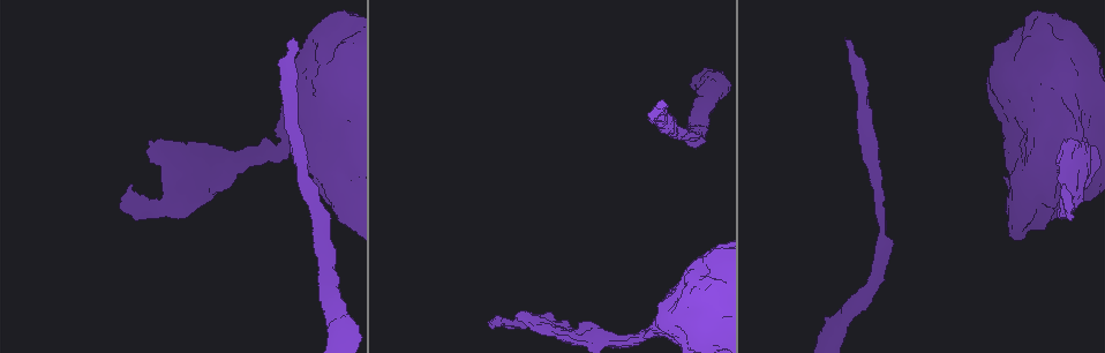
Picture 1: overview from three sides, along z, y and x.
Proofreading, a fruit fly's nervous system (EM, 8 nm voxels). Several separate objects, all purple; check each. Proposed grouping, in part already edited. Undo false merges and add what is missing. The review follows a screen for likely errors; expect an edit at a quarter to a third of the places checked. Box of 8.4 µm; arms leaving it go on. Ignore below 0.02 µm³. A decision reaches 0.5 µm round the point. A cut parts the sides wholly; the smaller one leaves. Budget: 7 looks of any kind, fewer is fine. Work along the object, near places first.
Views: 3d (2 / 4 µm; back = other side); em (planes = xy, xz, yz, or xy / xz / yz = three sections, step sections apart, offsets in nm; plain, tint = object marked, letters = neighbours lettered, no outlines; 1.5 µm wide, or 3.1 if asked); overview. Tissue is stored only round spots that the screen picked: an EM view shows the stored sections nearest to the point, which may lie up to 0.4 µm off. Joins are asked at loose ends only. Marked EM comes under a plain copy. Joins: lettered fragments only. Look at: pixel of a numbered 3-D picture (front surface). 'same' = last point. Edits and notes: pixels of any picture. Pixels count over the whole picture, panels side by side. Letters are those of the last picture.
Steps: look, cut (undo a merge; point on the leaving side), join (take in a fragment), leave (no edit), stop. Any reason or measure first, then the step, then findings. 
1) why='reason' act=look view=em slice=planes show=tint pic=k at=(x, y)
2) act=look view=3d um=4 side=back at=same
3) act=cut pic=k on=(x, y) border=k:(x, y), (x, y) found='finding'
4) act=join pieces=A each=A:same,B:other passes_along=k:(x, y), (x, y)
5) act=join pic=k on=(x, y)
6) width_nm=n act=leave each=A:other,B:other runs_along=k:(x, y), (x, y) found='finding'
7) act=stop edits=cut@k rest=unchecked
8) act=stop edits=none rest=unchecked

why='branch stops here' act=look view=3d um=2 pic=1 at=(294, 39)

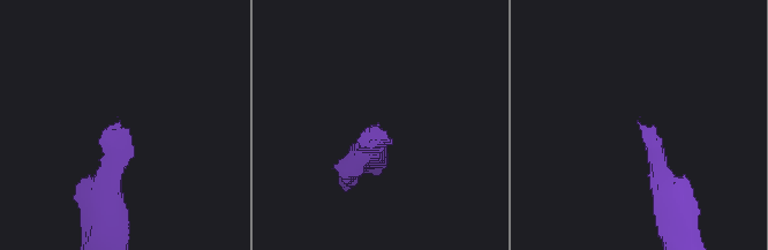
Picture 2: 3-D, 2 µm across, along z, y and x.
act=look view=em slice=planes show=letters pic=2 at=(373, 125)

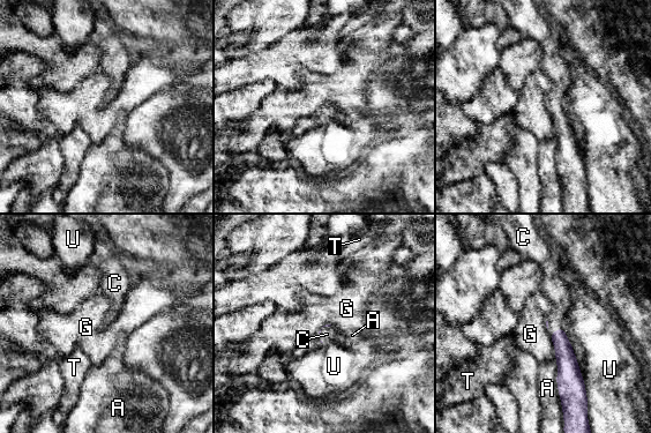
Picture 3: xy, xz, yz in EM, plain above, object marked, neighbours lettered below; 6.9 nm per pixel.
act=join pieces=C each=A:other,C:same,G:other,T:other,U:other passes_along=3:(566, 359), (556, 330), (560, 296) found='it goes on there'

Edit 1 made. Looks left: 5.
why='see it whole again' act=look view=overview

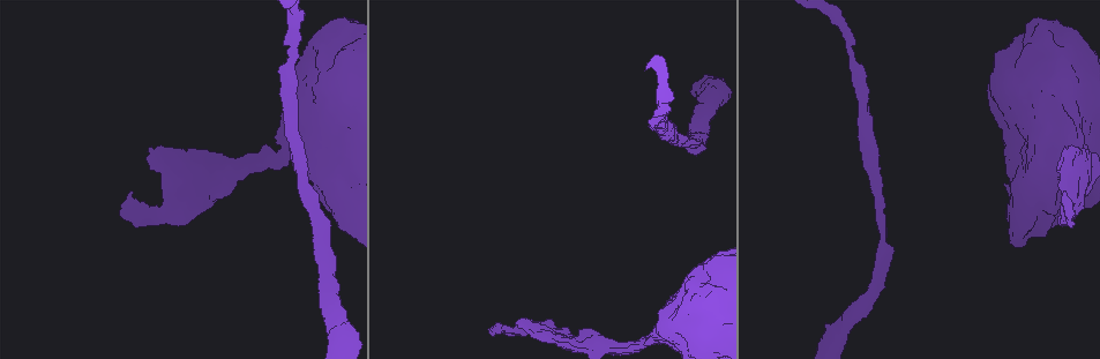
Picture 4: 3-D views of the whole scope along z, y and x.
why='calibre changes' act=look view=3d um=4 pic=4 at=(283, 154)

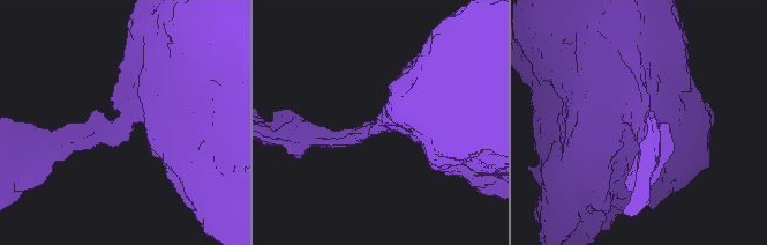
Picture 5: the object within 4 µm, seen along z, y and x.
arm_widths_nm=240,750 why='shape alone is not enough' act=look view=em slice=xz step=8 show=tint pic=5 at=(640, 126)

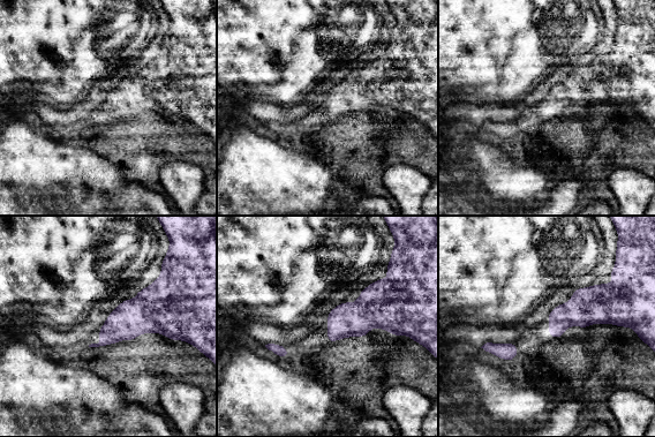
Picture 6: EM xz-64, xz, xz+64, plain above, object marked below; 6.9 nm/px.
why='cut it another way' act=look view=em slice=planes show=letters at=same

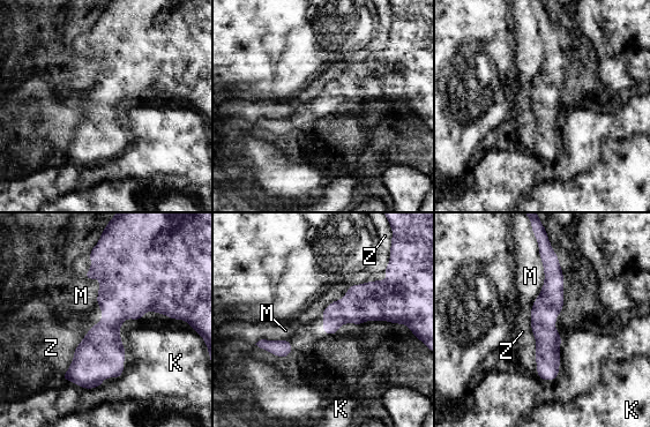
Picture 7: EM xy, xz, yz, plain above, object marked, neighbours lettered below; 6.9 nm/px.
act=leave each=K:other,M:other,Z:other found='one neuron here'

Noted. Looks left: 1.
act=stop edits=join@3 rest=unchecked

